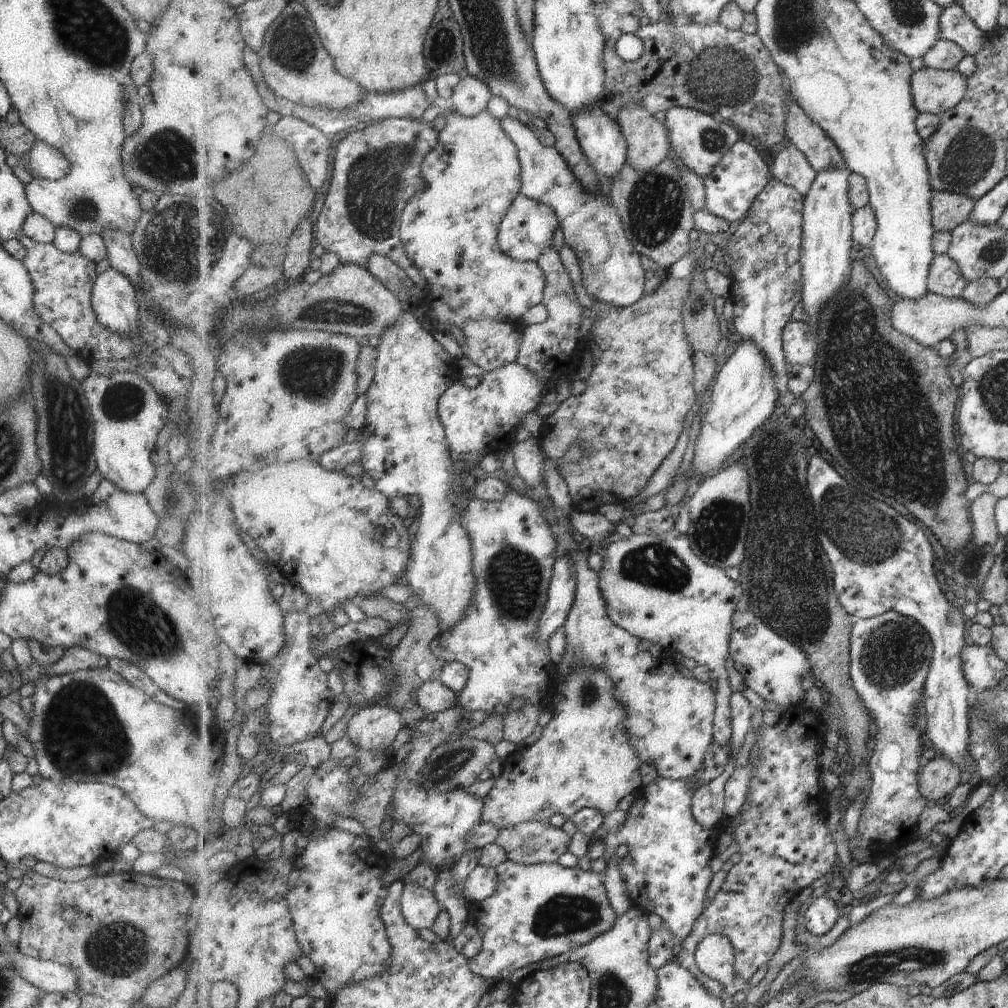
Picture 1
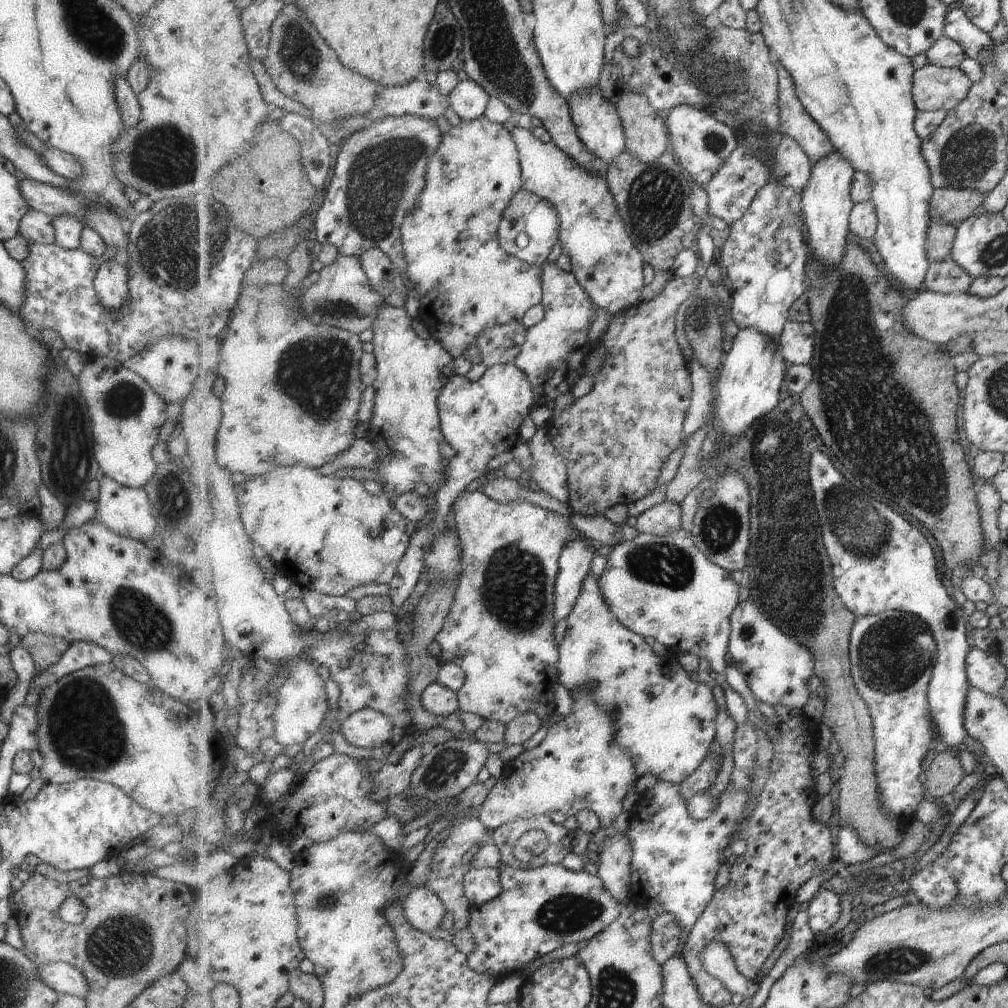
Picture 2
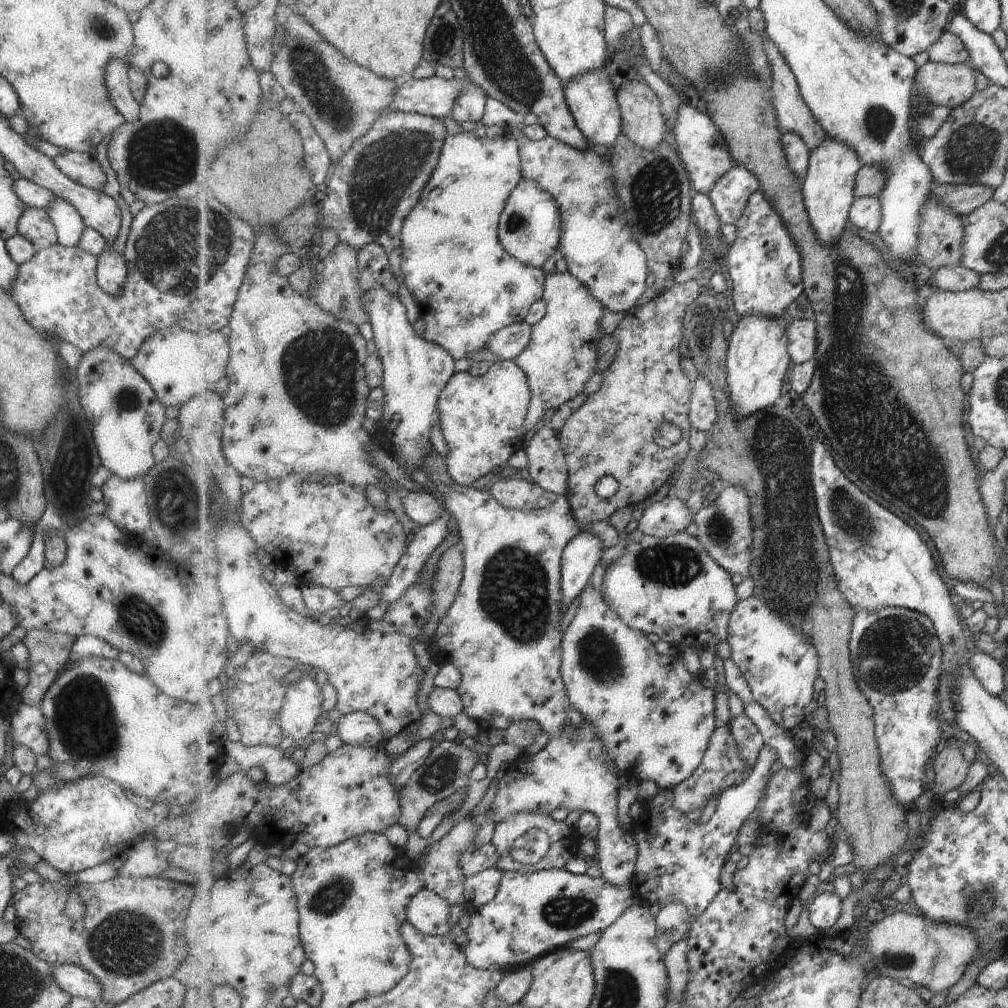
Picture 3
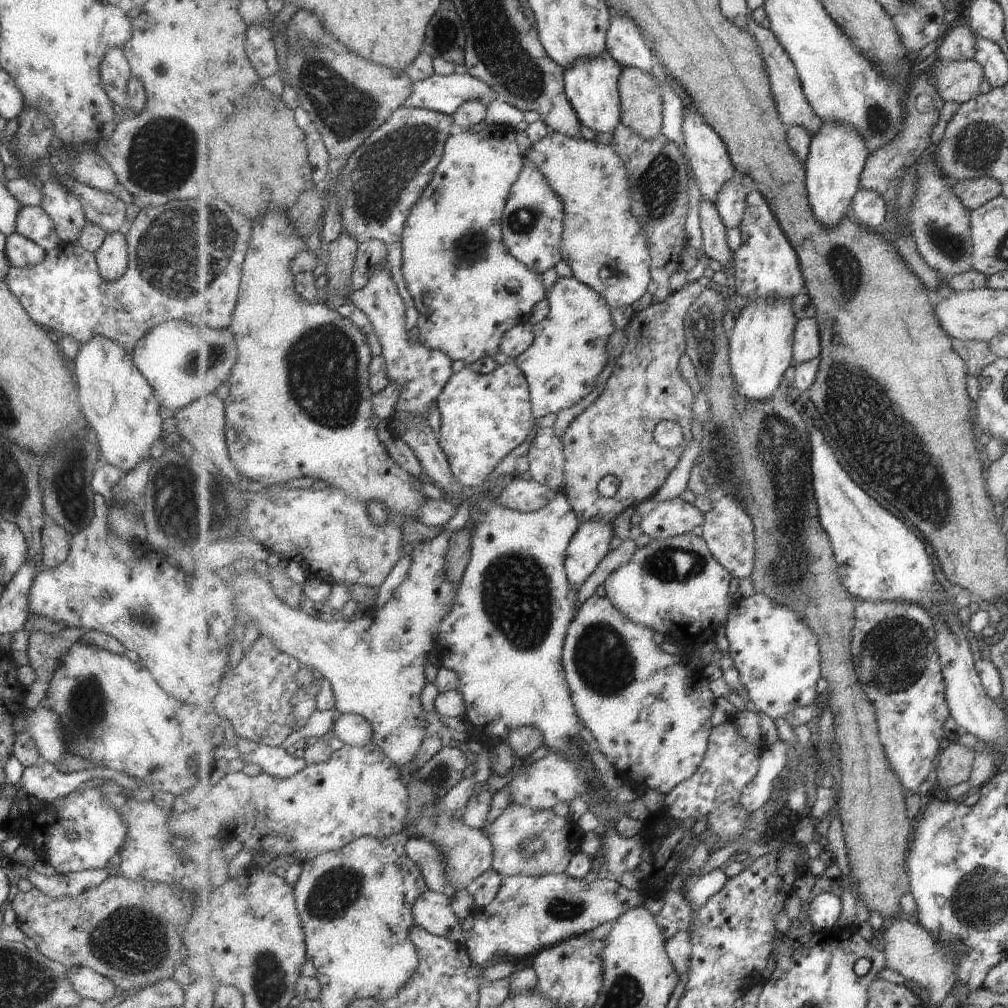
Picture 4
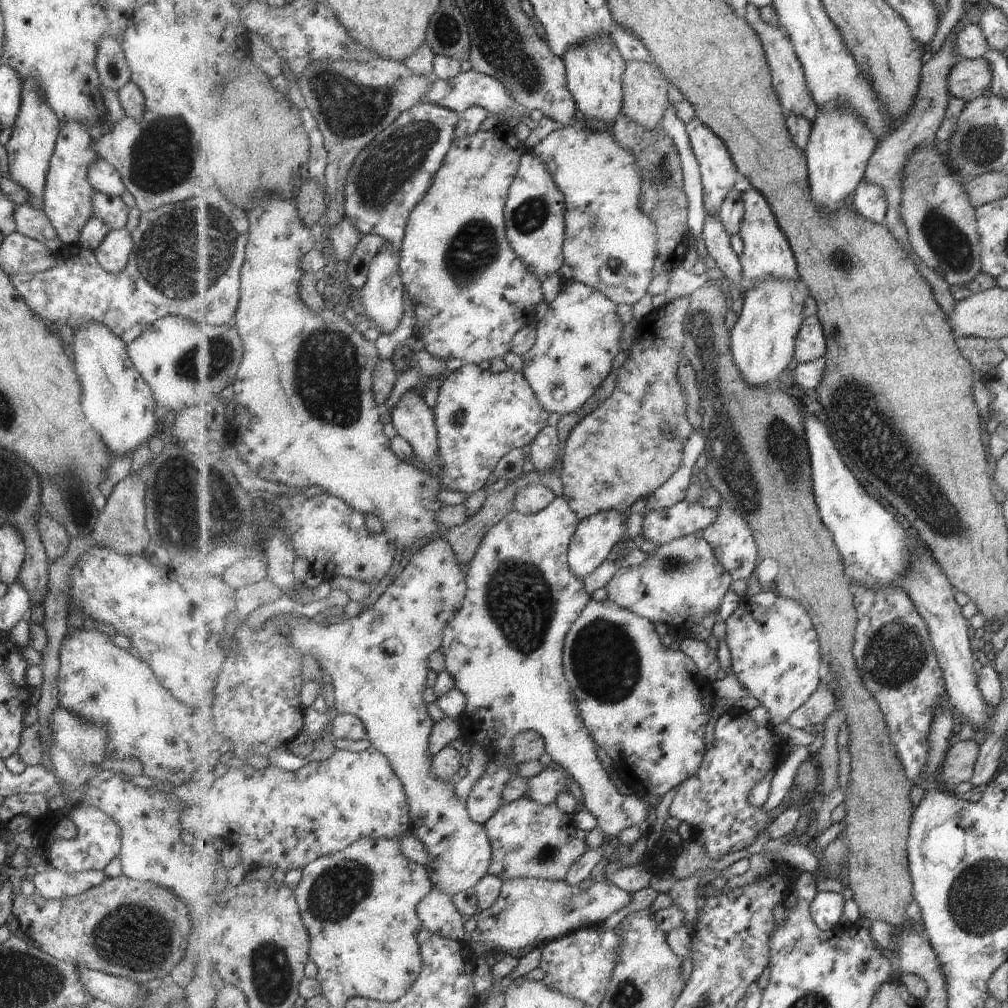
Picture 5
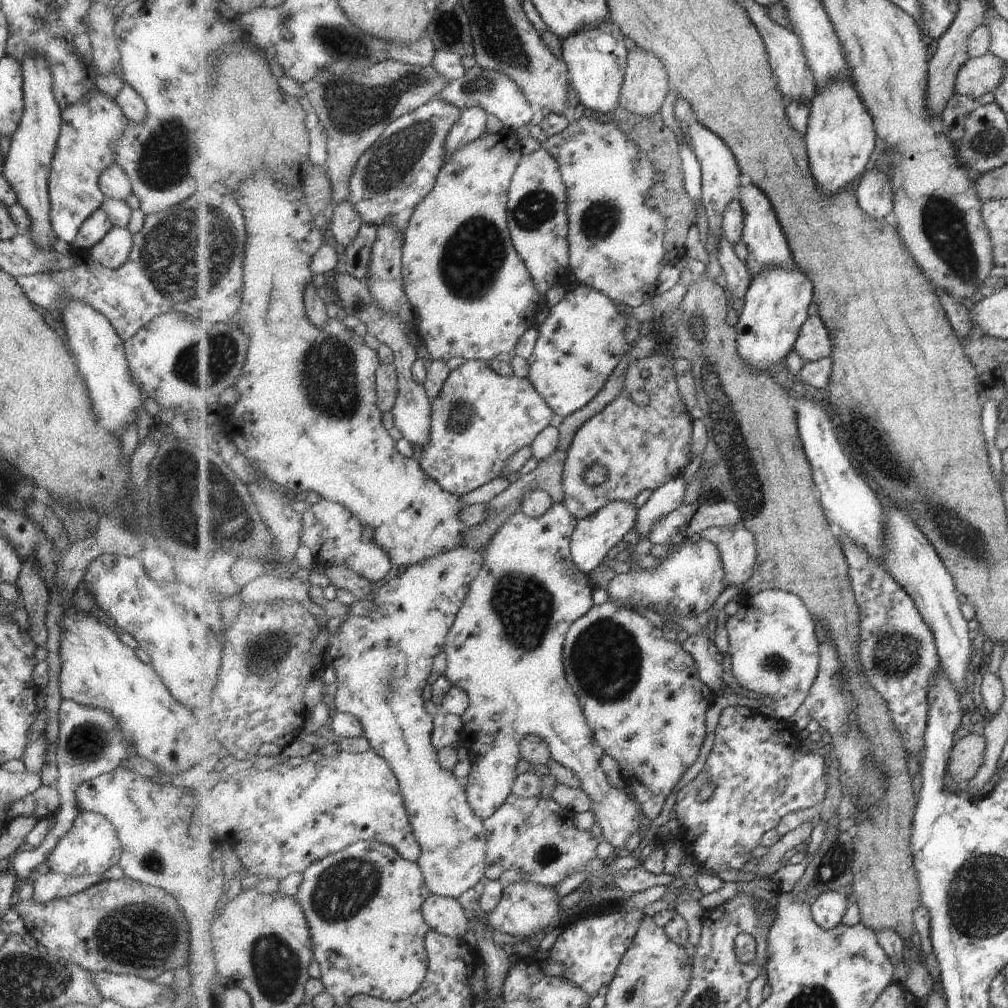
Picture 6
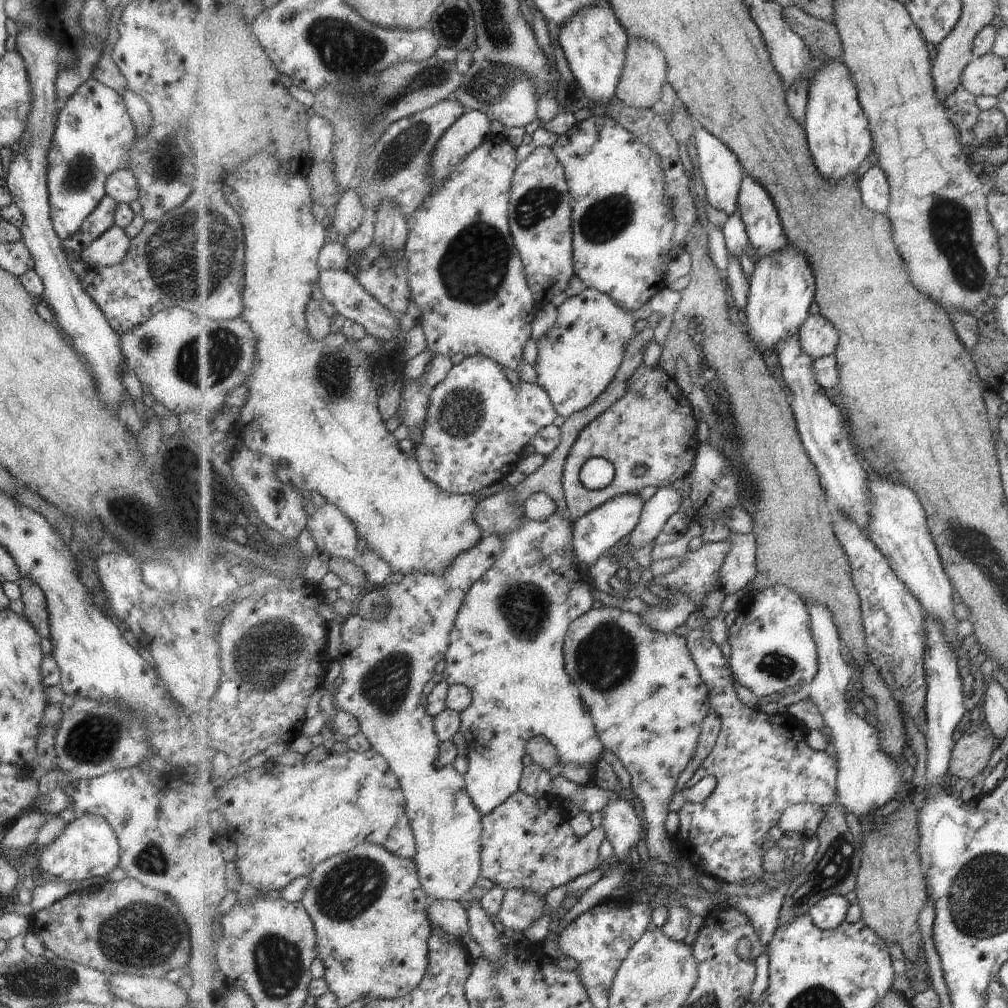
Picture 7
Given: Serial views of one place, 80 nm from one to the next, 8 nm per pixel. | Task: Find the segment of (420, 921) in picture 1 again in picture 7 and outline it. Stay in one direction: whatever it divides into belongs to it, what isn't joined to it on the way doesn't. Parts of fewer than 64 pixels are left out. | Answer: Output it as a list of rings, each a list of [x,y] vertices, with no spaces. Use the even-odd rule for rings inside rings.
[[[431,900],[428,917],[433,925],[459,939],[466,937],[470,932],[468,911],[459,901]]]

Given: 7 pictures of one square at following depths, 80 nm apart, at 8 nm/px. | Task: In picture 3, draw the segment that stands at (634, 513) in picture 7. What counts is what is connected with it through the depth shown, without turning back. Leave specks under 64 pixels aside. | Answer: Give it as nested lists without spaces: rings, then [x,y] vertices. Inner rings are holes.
[[[587,529],[583,531],[565,548],[561,560],[561,590],[563,590],[563,602],[565,608],[581,596],[585,588],[590,584],[593,570],[601,562],[605,544]]]

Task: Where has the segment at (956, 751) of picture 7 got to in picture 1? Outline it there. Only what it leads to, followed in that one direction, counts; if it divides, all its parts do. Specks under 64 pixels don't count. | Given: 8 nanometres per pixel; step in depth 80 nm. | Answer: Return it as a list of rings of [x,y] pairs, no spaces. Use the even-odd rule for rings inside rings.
[[[937,754],[922,767],[920,790],[929,801],[951,796],[961,784],[961,769],[943,754]]]

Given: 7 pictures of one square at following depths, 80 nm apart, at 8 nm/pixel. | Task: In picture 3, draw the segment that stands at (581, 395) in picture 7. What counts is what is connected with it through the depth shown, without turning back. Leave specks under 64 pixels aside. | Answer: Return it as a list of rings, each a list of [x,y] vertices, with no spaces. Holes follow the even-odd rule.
[[[554,269],[545,276],[543,300],[547,305],[547,316],[532,326],[531,342],[515,360],[527,376],[533,396],[525,420],[527,435],[535,432],[537,422],[549,410],[555,412],[559,406],[582,394],[589,378],[597,372],[599,342],[606,336],[601,324],[605,316],[603,303],[569,271]]]

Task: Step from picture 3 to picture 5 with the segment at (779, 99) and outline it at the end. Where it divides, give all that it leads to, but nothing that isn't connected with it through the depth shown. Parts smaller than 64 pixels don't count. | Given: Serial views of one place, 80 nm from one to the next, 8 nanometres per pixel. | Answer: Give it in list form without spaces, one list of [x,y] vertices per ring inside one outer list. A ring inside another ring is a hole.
[[[750,2],[749,6],[747,6],[747,10],[746,21],[753,27],[753,30],[756,30],[761,42],[765,46],[765,52],[769,54],[769,64],[771,64],[771,70],[773,70],[773,84],[777,86],[777,94],[783,96],[783,106],[785,106],[785,110],[789,110],[789,114],[805,115],[805,118],[810,120],[813,124],[819,106],[810,93],[805,69],[794,49],[793,41],[783,29],[774,27],[768,22],[765,22],[758,6]]]

